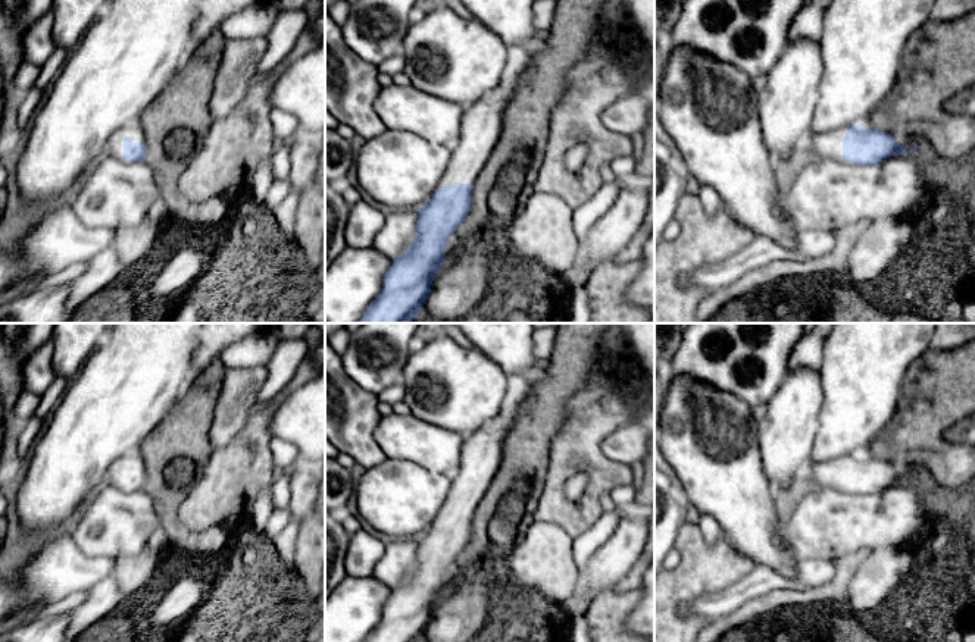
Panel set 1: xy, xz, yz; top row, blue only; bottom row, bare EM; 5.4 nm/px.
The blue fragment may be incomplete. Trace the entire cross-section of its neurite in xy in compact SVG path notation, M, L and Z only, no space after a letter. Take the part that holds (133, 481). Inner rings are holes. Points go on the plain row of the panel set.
M137 450L113 461L107 470L107 479L124 491L144 489L146 466L141 452Z

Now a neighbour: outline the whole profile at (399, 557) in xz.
M394 539L374 569L374 577L385 586L396 588L415 569L418 539Z

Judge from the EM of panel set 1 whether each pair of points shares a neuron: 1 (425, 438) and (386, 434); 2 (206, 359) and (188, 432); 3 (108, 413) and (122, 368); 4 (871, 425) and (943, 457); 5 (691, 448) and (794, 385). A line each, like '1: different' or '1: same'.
1: same
2: different
3: same
4: different
5: different

